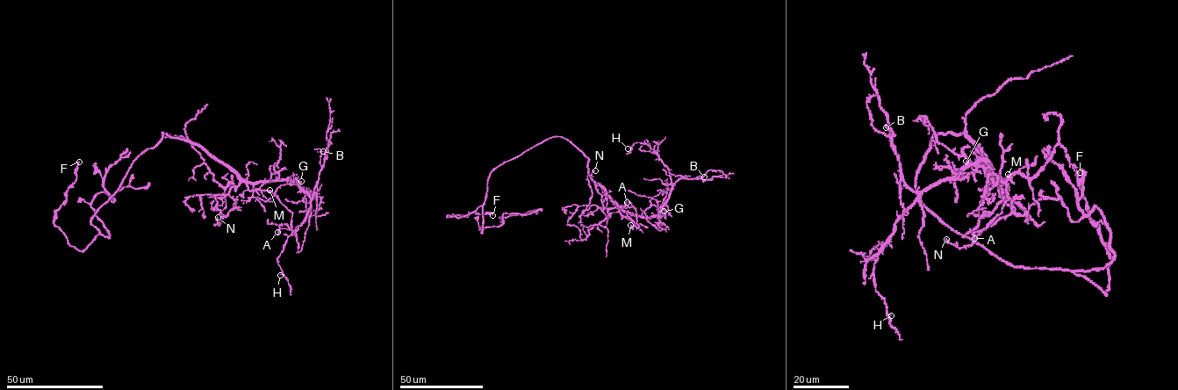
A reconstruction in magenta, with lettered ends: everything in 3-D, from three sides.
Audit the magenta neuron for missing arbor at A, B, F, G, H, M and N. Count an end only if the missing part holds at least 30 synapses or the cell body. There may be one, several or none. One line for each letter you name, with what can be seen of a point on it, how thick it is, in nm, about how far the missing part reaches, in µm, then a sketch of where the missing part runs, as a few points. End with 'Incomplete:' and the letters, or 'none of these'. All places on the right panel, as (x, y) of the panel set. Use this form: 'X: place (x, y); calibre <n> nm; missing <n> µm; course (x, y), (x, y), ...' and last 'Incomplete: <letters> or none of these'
Incomplete: none of these

